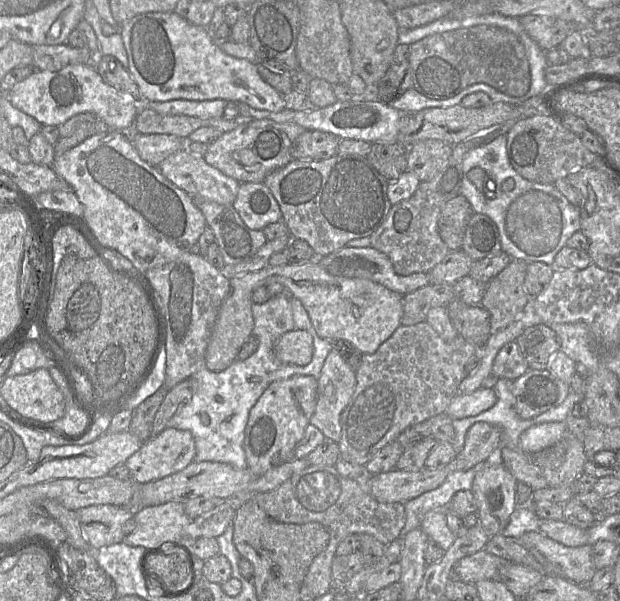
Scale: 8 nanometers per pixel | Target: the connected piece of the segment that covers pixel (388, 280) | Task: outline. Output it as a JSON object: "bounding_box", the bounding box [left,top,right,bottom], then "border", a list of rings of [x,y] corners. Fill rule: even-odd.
{"bounding_box":[317,247,429,295],"border":[[[347,247],[328,254],[317,257],[319,265],[329,274],[346,278],[363,278],[379,283],[386,288],[405,295],[416,289],[429,284],[429,274],[424,272],[412,273],[409,275],[399,275],[395,272],[389,257],[379,250],[369,247]]]}

